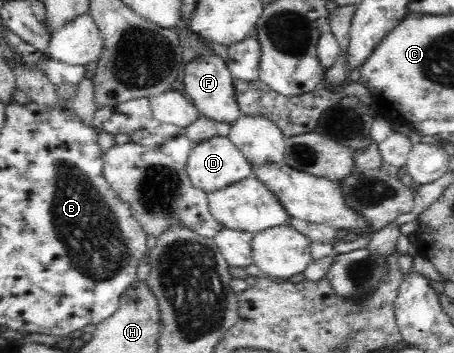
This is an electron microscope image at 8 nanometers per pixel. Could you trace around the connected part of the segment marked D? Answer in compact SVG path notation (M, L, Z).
M215 136L198 144L193 144L183 165L192 184L205 193L223 189L225 186L252 176L250 162L228 136Z

